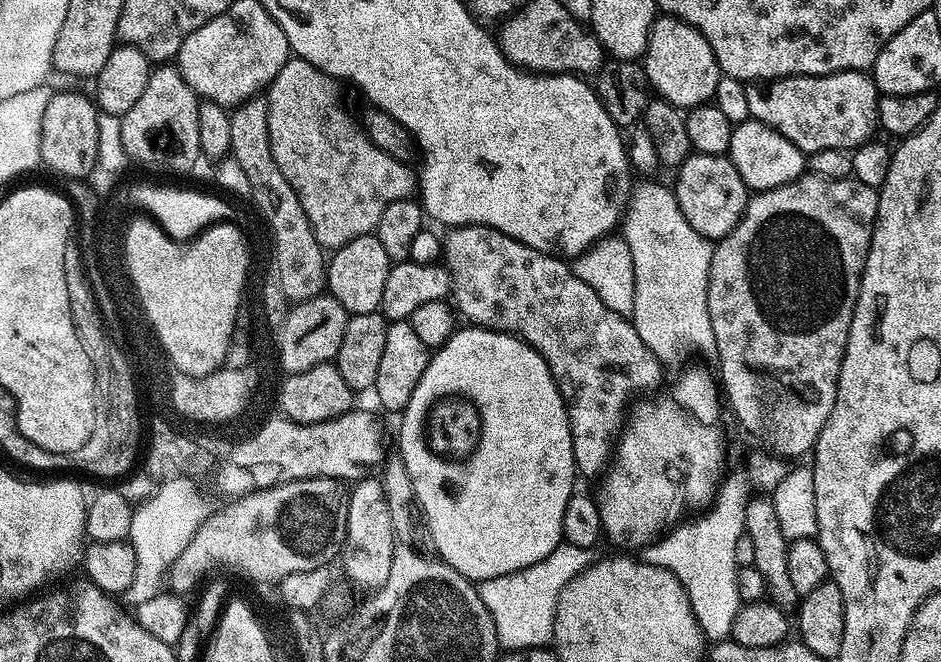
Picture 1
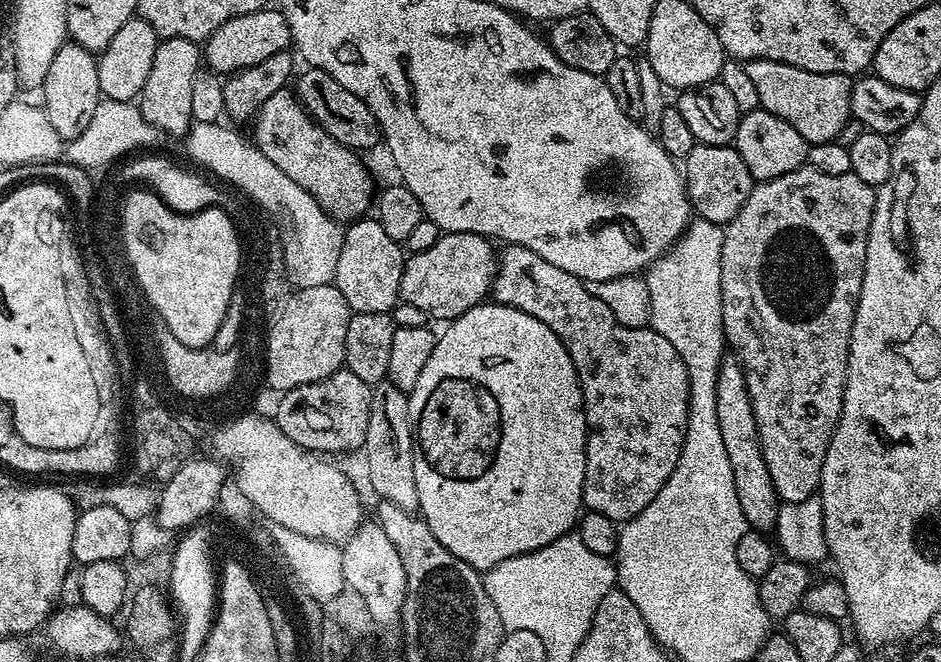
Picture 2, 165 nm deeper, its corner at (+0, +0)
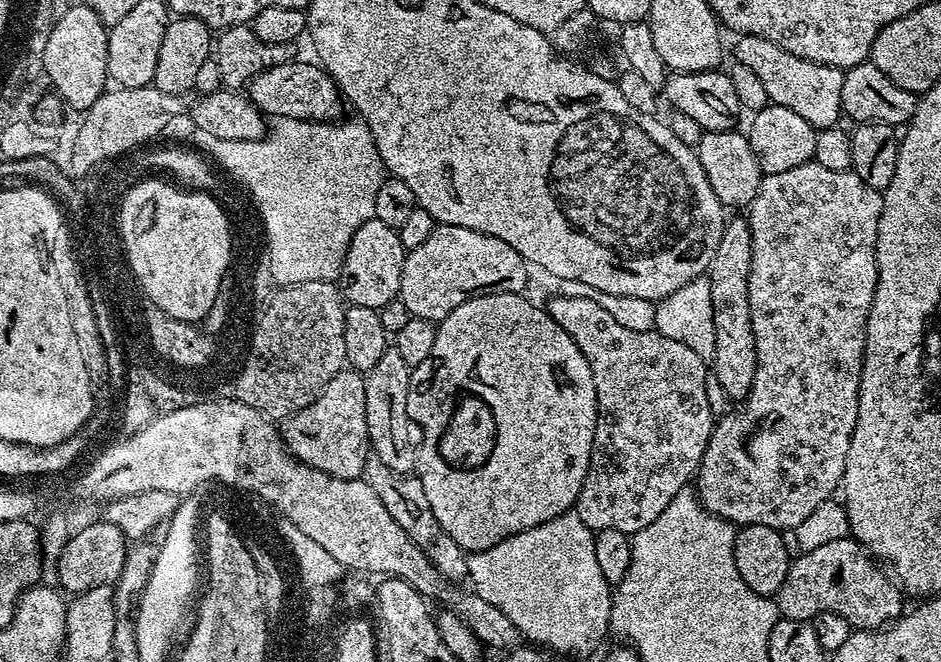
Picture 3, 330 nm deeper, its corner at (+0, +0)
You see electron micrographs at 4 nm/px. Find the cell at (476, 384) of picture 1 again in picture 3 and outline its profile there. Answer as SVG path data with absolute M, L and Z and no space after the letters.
M495 292L489 296L474 296L471 300L462 302L462 306L458 306L446 319L437 323L434 347L430 349L426 362L411 369L406 410L422 433L418 465L422 490L426 490L430 510L434 510L442 530L446 530L446 534L450 534L450 538L454 538L454 542L458 542L458 546L468 554L486 550L514 534L530 530L542 522L550 522L563 512L573 511L582 490L582 482L586 478L586 470L590 466L596 429L596 387L594 374L590 374L590 362L586 362L574 338L570 338L570 334L566 334L566 330L562 330L562 326L554 322L548 311L543 307L535 308L524 298L514 292Z

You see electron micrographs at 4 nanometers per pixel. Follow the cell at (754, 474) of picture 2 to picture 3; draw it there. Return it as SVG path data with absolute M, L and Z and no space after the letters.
M736 214L725 219L724 233L718 242L718 250L714 250L714 258L707 270L710 282L710 298L714 302L714 358L710 362L710 372L714 384L725 392L729 401L744 401L750 394L758 354L756 339L750 318L750 258L752 257L752 239L750 226L743 215Z

